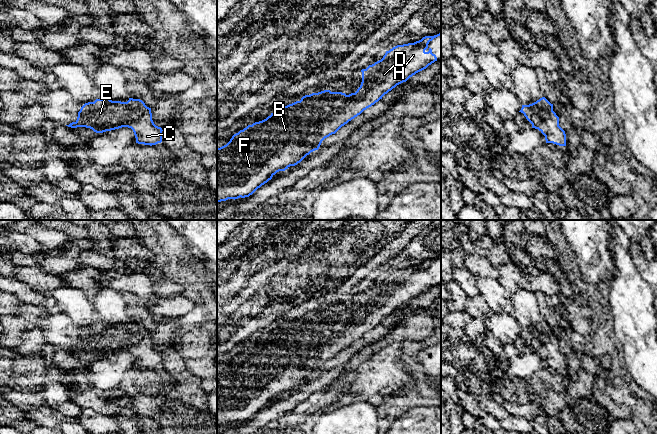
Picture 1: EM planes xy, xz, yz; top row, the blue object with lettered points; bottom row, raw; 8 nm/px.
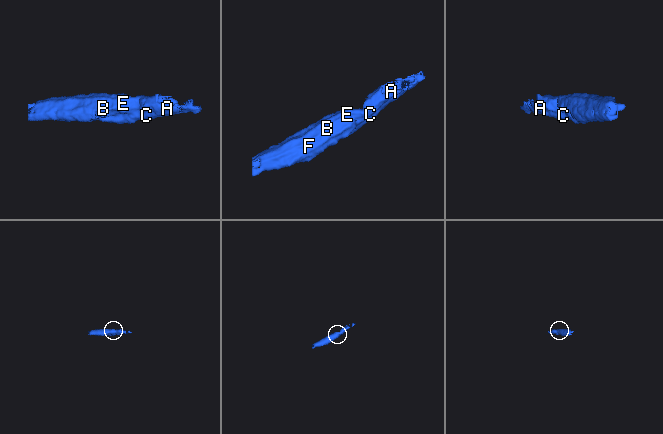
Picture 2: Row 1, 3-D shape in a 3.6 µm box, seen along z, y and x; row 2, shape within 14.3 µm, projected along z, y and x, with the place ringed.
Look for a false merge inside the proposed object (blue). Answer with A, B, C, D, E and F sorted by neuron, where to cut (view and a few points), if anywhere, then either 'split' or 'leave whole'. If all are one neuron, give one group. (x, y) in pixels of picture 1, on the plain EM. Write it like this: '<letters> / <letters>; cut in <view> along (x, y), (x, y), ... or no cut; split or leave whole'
A B C D E F; no cut; leave whole

